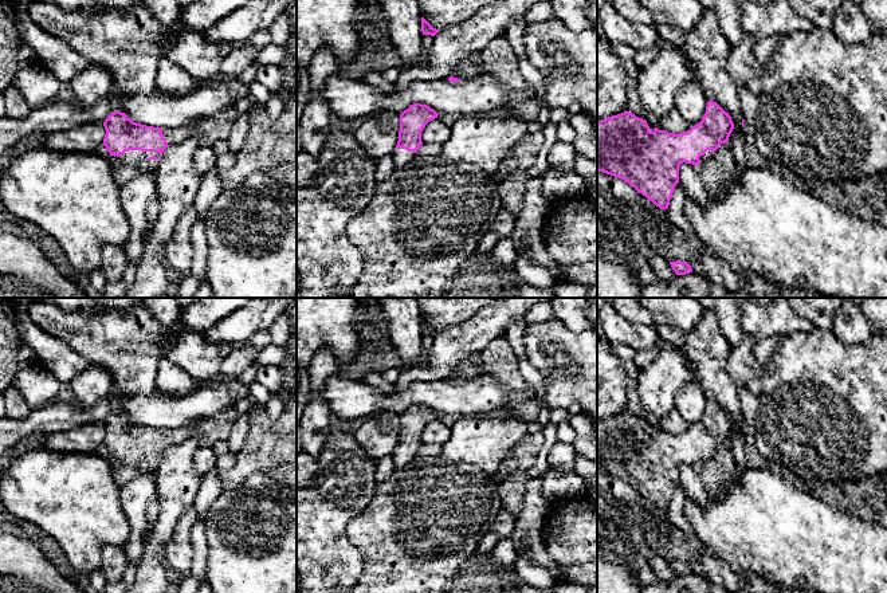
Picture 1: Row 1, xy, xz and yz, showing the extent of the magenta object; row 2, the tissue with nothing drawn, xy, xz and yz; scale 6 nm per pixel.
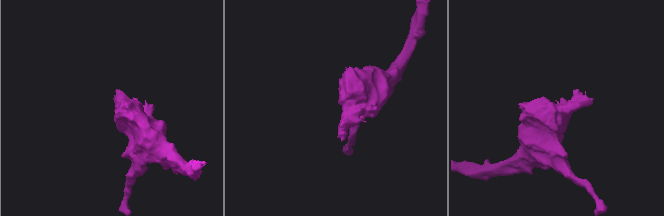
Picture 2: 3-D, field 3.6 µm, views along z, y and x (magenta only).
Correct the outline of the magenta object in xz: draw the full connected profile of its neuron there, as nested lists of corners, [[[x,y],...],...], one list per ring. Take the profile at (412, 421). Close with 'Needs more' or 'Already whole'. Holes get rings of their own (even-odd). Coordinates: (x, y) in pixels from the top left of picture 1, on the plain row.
[[[413,404],[400,415],[399,441],[390,455],[396,467],[405,466],[416,457],[417,451],[423,445],[423,429],[437,416],[433,409],[421,404]]]. Needs more

